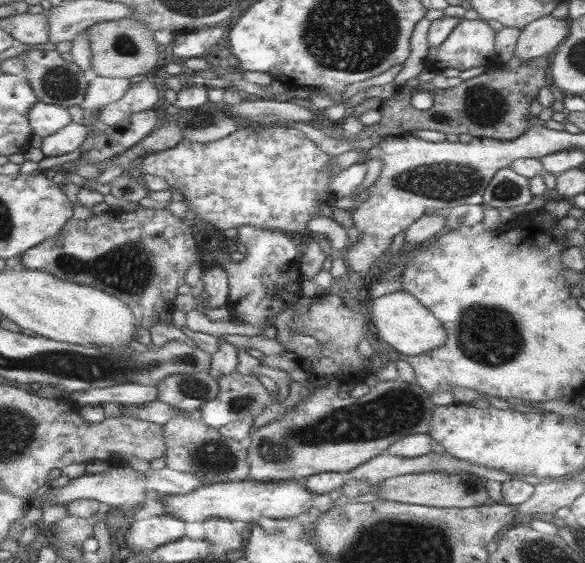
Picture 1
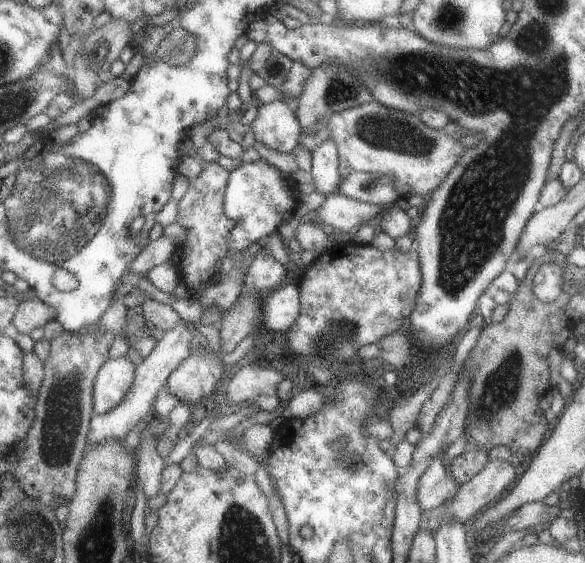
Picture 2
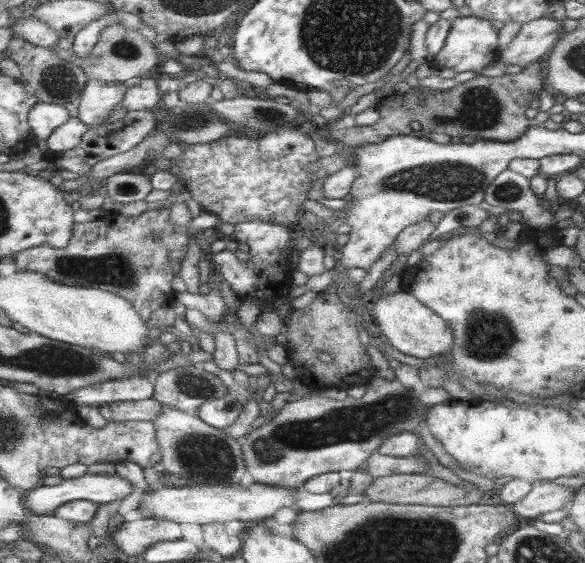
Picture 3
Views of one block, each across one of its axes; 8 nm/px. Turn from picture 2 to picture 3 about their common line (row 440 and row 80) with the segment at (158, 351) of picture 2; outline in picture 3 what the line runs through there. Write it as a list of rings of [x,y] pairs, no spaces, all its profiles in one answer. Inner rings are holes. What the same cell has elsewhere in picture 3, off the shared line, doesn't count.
[[[87,78],[87,84],[83,86],[77,100],[77,120],[87,128],[107,124],[113,106],[121,104],[125,92],[127,88],[121,82],[103,82],[97,78]]]

